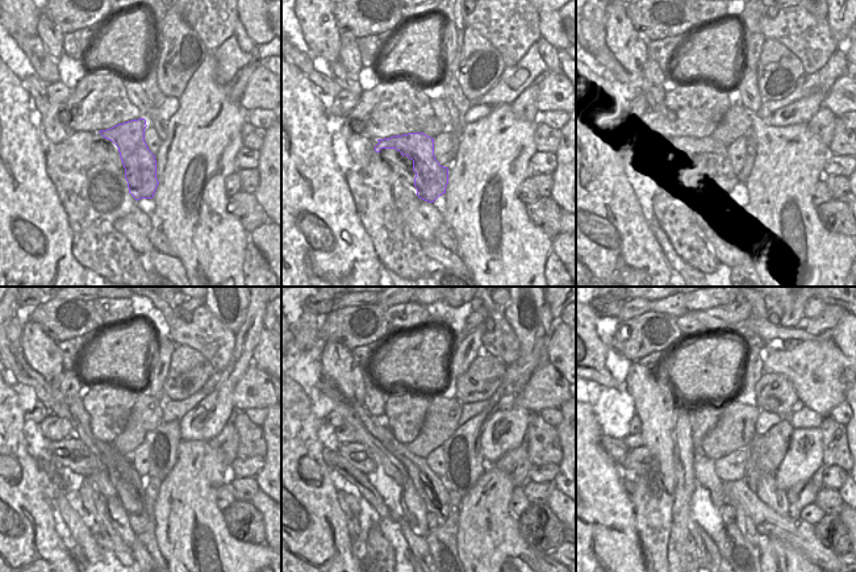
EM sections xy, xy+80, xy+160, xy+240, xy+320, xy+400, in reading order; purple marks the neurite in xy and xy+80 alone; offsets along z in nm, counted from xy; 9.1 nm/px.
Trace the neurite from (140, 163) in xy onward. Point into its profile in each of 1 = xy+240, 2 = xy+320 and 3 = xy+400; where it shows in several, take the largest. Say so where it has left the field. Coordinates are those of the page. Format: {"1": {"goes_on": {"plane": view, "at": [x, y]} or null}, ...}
{"1": {"goes_on": {"plane": "xy+240", "at": [71, 452]}}, "2": {"goes_on": {"plane": "xy+320", "at": [356, 454]}}, "3": {"goes_on": {"plane": "xy+400", "at": [639, 459]}}}

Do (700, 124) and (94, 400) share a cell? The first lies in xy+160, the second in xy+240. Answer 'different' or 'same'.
same

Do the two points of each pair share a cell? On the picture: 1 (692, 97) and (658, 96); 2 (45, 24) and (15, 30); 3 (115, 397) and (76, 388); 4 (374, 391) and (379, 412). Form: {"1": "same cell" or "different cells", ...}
{"1": "different cells", "2": "different cells", "3": "different cells", "4": "same cell"}

